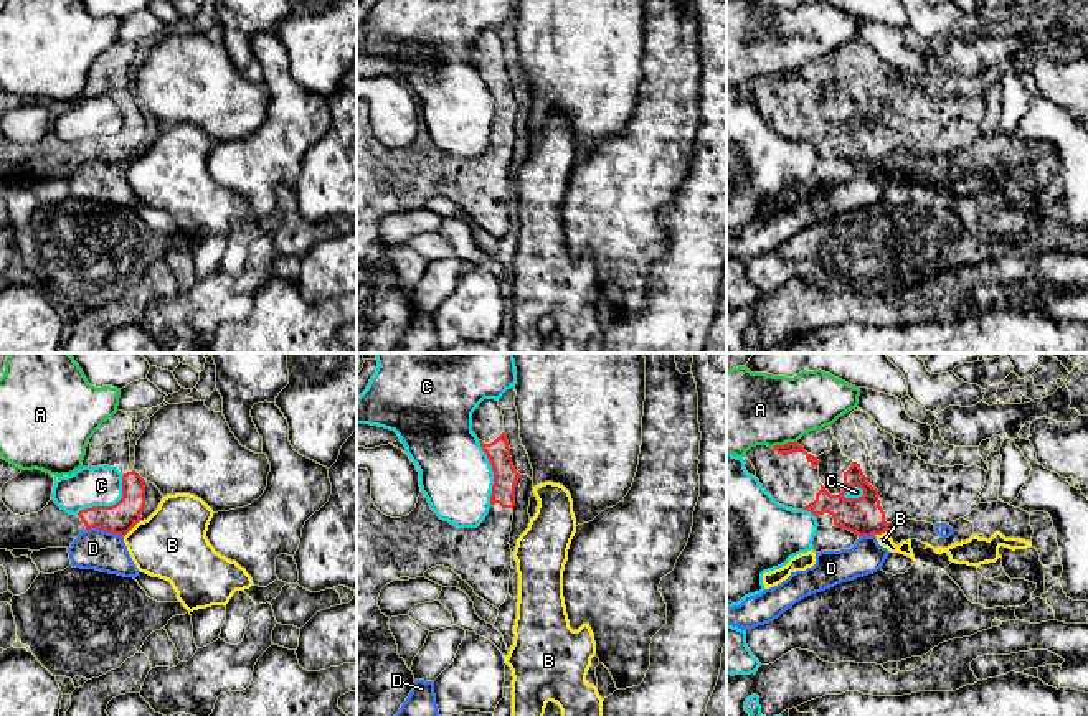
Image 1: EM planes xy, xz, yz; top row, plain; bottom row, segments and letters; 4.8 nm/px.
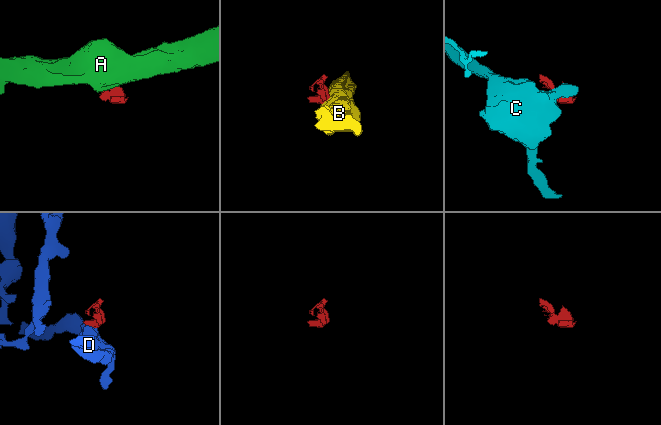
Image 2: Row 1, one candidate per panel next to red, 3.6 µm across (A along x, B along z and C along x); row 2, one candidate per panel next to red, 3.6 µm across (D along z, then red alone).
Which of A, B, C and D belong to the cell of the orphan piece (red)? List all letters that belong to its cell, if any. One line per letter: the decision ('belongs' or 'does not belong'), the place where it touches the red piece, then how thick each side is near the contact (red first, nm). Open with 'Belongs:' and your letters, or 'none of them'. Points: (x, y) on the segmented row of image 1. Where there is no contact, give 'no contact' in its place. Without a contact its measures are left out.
Belongs: none of them
A: does not belong; meets red in yz at (785, 444); 60 nm thick on the red side, 360 nm on the other
B: does not belong; meets red in xy at (132, 527); 150 nm thick on the red side, 340 nm on the other
C: does not belong; meets red in xy at (109, 507); 150 nm thick on the red side, 200 nm on the other
D: does not belong; meets red in xy at (104, 530); 150 nm thick on the red side, 190 nm on the other

